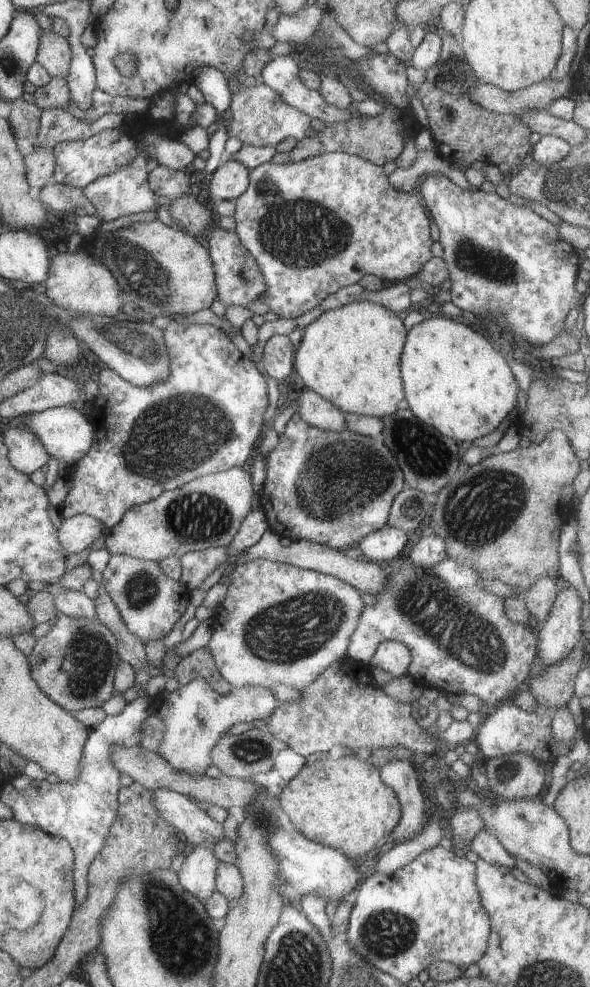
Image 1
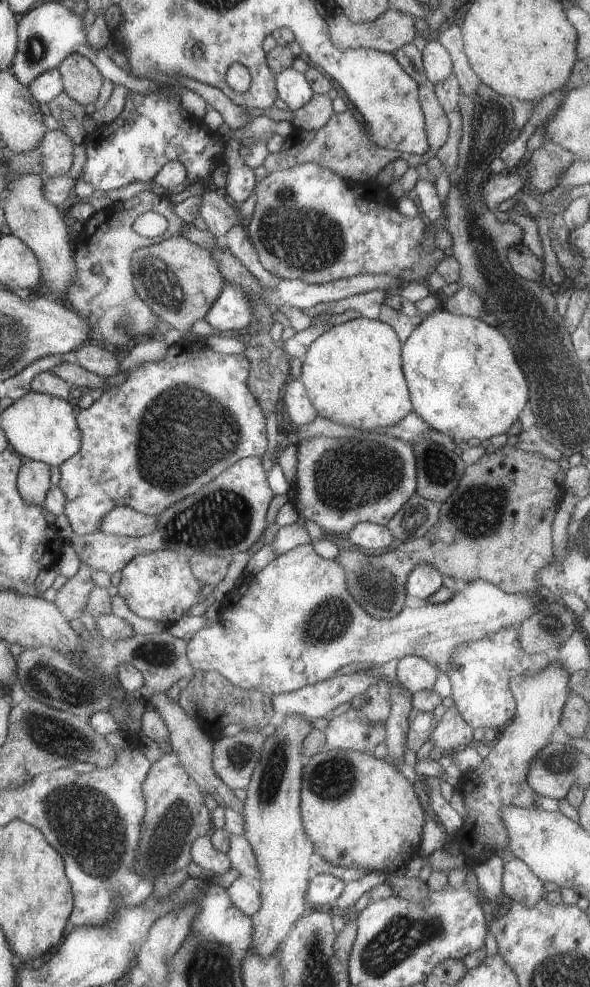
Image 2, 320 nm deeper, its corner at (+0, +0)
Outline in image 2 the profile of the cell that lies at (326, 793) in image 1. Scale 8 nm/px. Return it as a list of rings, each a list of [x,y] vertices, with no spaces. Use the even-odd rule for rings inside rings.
[[[339,749],[317,753],[303,765],[300,814],[304,832],[314,844],[316,853],[330,864],[366,868],[369,872],[383,872],[388,866],[407,867],[408,860],[418,853],[427,813],[414,792],[414,784],[403,776],[401,770],[374,755]]]

